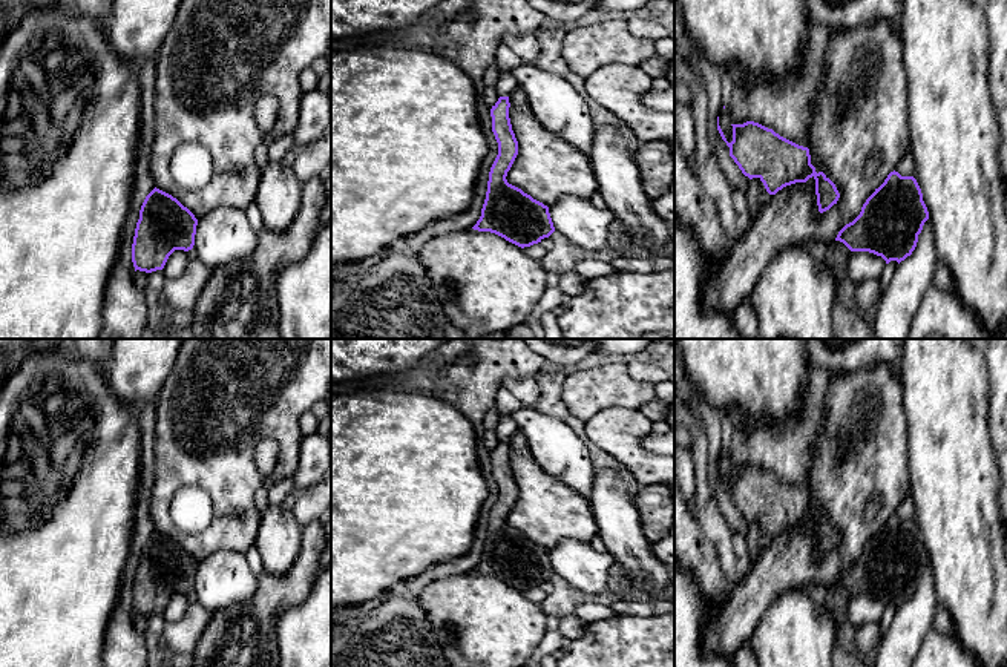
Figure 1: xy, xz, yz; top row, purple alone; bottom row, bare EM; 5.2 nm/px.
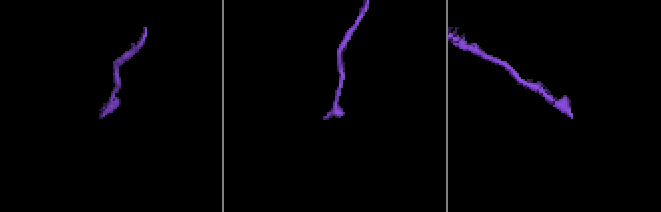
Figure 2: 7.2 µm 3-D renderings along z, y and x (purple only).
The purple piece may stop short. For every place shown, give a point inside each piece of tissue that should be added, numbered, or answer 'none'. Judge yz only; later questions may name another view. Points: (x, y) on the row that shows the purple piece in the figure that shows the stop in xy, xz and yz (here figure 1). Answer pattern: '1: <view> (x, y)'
none

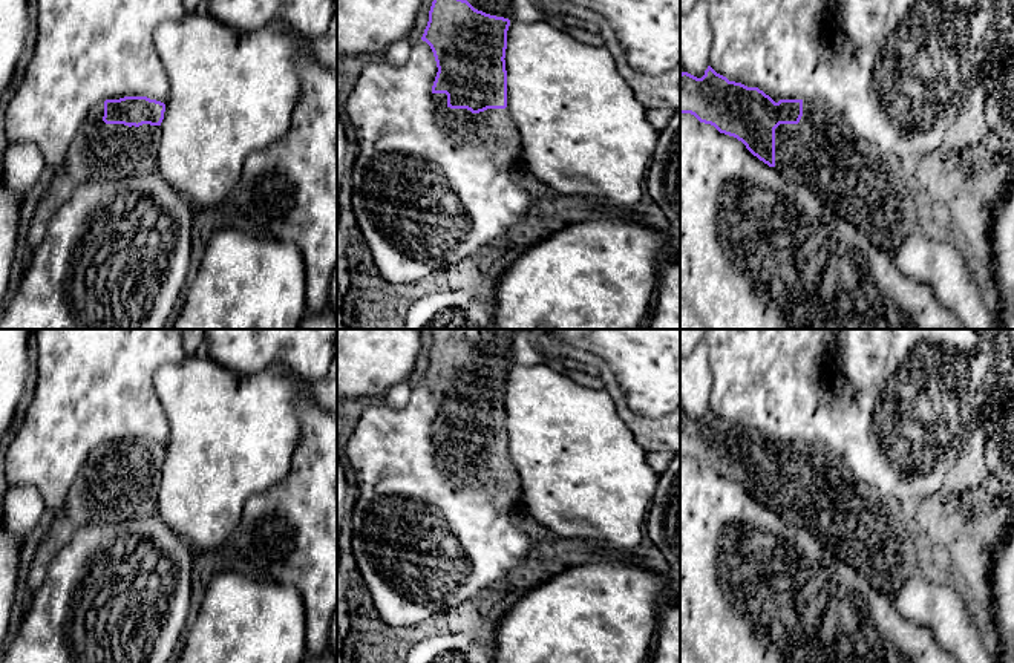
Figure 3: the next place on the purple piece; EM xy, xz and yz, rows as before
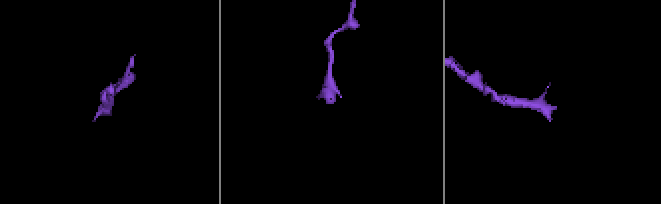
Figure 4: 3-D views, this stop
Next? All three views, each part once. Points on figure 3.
1: xz (493, 124)

